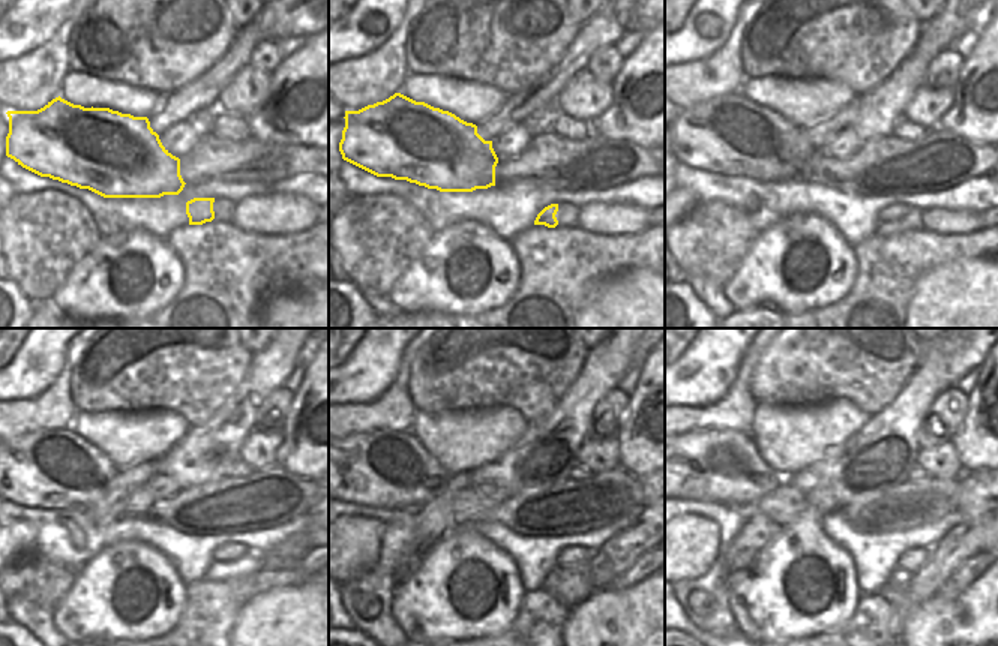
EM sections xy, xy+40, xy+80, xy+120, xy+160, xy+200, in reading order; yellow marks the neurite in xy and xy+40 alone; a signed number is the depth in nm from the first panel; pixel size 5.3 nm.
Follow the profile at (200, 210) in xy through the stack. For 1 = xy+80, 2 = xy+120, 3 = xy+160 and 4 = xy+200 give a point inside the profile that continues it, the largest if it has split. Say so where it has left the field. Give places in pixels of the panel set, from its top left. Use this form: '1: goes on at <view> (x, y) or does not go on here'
1: goes on at xy+80 (895, 212)
2: goes on at xy+120 (231, 550)
3: goes on at xy+160 (572, 555)
4: goes on at xy+200 (911, 561)

